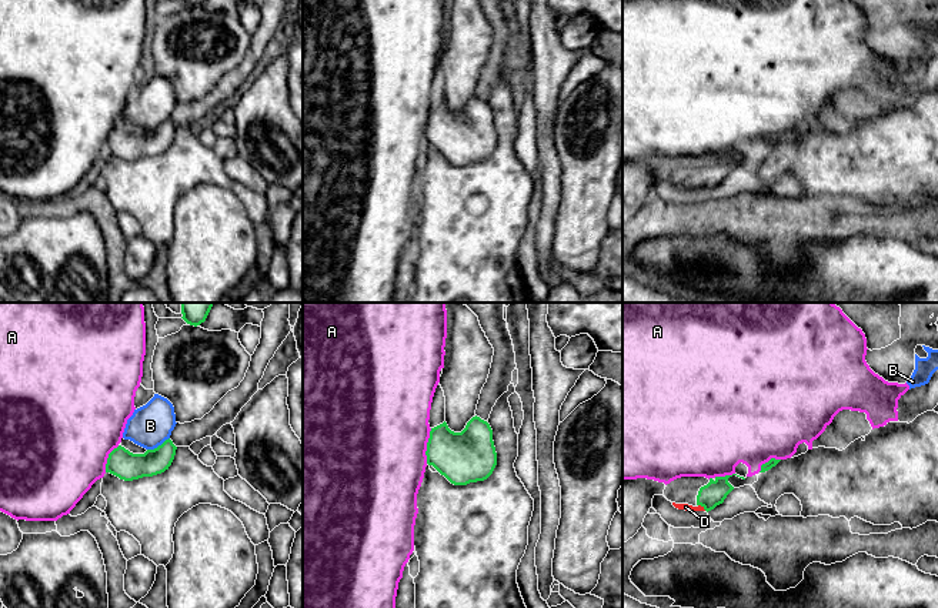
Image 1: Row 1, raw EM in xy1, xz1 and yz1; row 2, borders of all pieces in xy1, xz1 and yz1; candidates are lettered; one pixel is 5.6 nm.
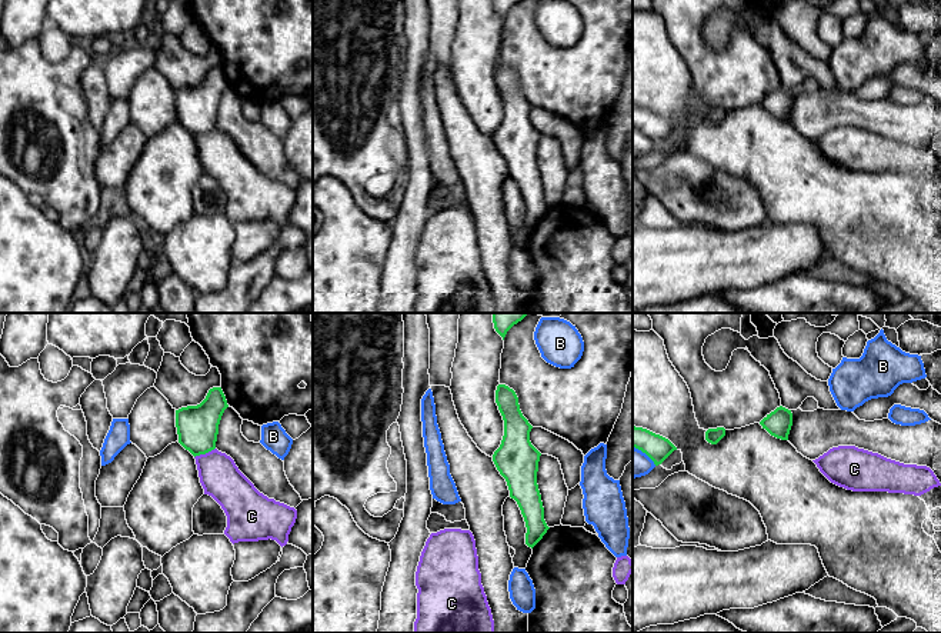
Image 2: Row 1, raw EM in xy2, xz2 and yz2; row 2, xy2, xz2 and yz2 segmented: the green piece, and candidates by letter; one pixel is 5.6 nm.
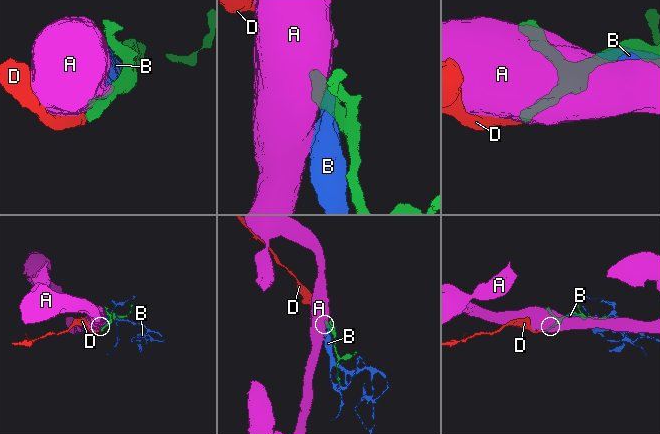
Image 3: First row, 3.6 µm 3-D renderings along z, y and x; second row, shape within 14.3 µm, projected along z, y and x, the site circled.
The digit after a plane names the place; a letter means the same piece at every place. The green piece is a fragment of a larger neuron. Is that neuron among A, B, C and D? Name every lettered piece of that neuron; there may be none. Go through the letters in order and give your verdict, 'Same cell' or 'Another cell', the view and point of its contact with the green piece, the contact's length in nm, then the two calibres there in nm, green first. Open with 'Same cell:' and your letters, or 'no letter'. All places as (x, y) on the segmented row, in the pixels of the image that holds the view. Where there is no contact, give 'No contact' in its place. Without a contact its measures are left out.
Same cell: D
A: Another cell. Touches green at xz1 (427, 446). Shared border 200 nm. Thickness 300 nm (green) against 500 nm
B: Another cell. Touches green at xy1 (159, 446). Shared border 150 nm. Thickness 160 nm (green) against 240 nm
C: Another cell. Touches green at xy2 (204, 453). Shared border 130 nm. Thickness 240 nm (green) against 220 nm
D: Same cell. Touches green at yz1 (703, 505). Shared border 60 nm. Thickness 140 nm (green) against 40 nm

